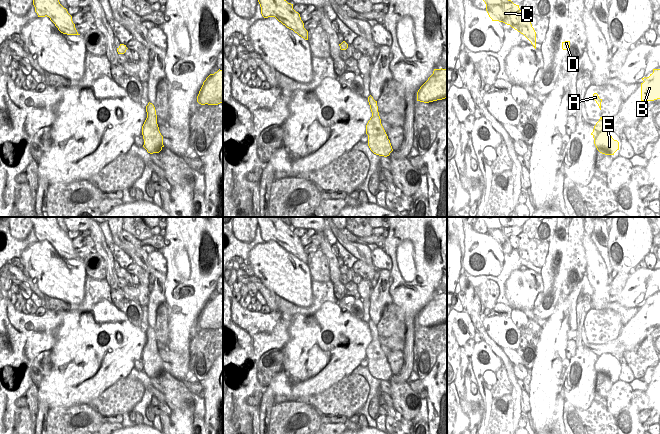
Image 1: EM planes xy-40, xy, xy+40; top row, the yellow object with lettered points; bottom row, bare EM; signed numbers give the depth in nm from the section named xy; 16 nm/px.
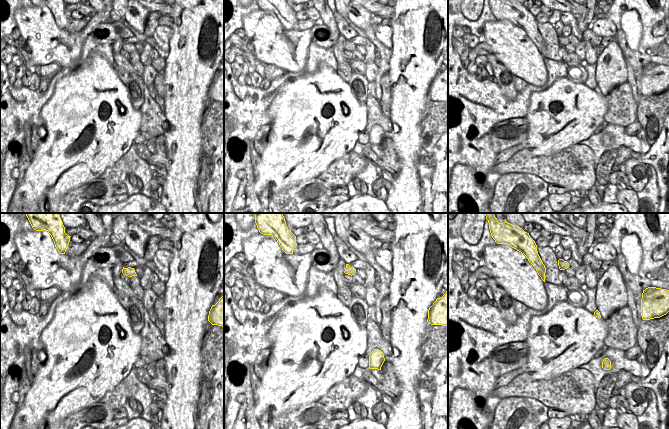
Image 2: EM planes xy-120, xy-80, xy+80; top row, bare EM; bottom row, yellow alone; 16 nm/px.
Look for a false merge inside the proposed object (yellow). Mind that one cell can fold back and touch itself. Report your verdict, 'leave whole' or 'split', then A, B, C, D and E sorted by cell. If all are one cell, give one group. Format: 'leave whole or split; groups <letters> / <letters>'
leave whole; groups A B C D E

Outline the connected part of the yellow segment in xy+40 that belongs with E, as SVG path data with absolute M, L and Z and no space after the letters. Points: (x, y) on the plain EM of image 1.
M600 341L599 345L594 350L591 359L593 360L594 368L600 377L614 379L614 377L619 374L619 366L612 362L602 341Z

